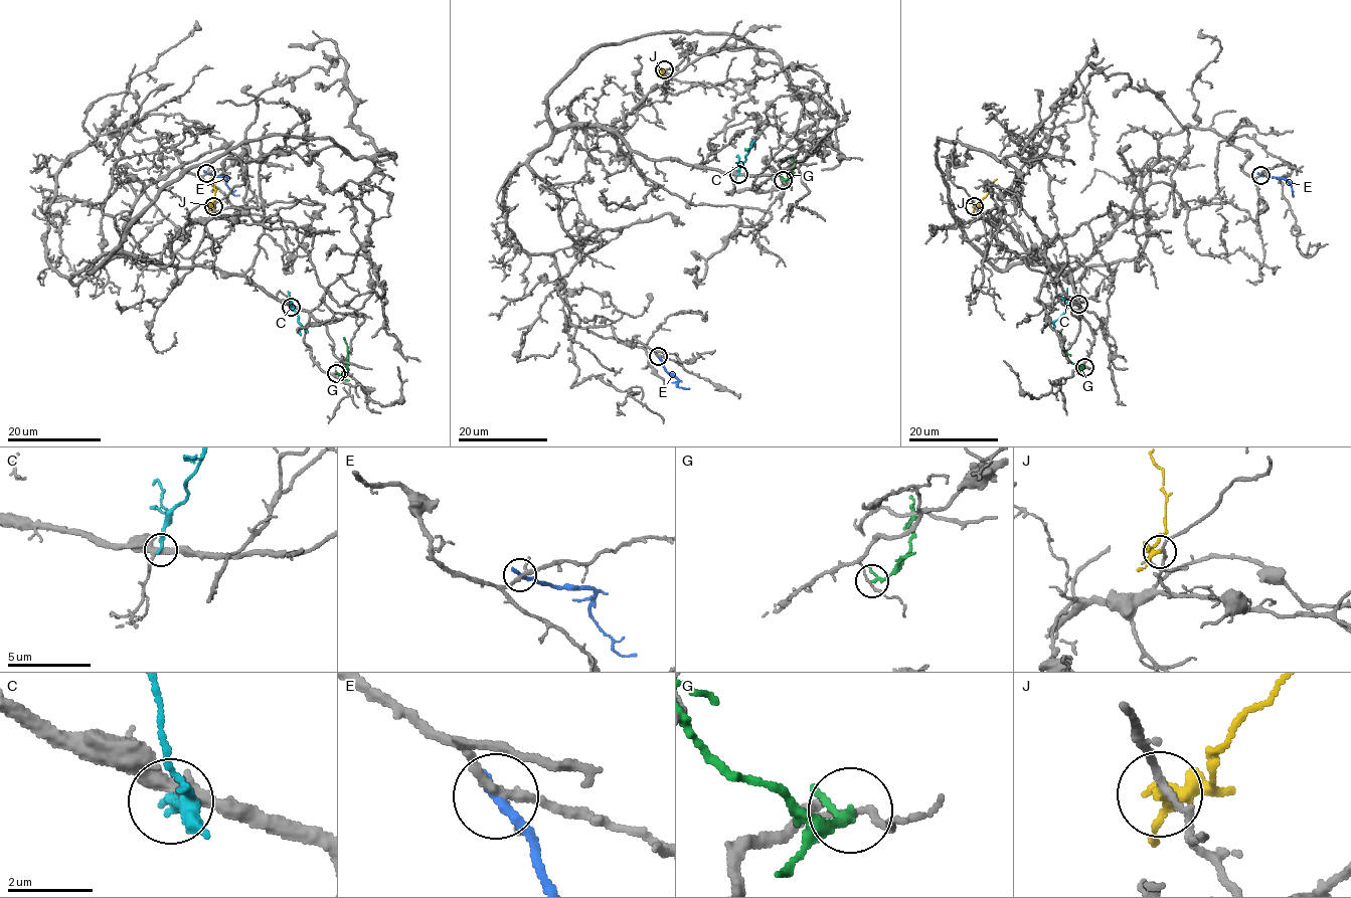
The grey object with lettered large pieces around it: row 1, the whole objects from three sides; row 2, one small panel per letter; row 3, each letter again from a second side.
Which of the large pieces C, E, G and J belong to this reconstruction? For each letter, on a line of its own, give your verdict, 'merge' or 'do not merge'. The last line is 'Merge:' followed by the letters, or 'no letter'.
C: do not merge
E: do not merge
G: do not merge
J: do not merge
Merge: no letter

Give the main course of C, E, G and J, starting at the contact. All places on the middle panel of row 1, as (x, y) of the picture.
C: (738, 174), (738, 168), (754, 140)
E: (658, 356), (663, 367), (677, 380), (677, 386), (689, 388)
G: (783, 180), (793, 171), (794, 159), (790, 155)
J: (665, 69), (666, 86), (662, 93)

